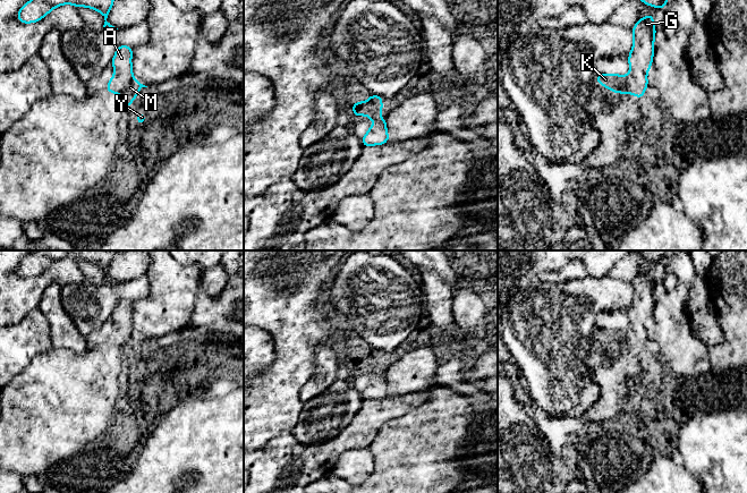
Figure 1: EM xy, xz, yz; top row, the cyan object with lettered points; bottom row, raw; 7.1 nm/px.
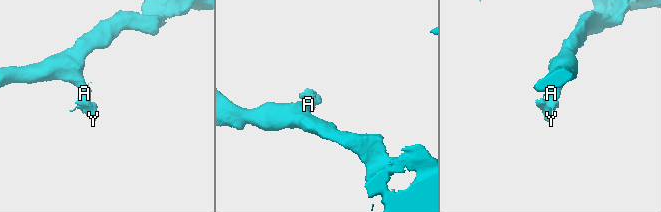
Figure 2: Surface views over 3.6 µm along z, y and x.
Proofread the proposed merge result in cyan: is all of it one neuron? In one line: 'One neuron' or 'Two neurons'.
One neuron

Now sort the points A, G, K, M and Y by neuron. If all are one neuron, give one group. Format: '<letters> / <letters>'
A G K M Y

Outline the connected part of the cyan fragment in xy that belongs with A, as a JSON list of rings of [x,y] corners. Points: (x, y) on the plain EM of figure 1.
[[[119,299],[111,318],[114,322],[114,329],[109,333],[109,338],[104,342],[108,346],[121,349],[124,358],[130,363],[133,354],[139,347],[142,341],[147,341],[135,334],[131,322],[133,301],[129,299]]]

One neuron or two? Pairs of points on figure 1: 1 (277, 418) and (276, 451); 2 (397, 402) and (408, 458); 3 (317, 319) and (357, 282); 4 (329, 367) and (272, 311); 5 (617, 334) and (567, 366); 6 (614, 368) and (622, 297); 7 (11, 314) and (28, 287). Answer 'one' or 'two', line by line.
1: two
2: two
3: two
4: two
5: two
6: two
7: one

